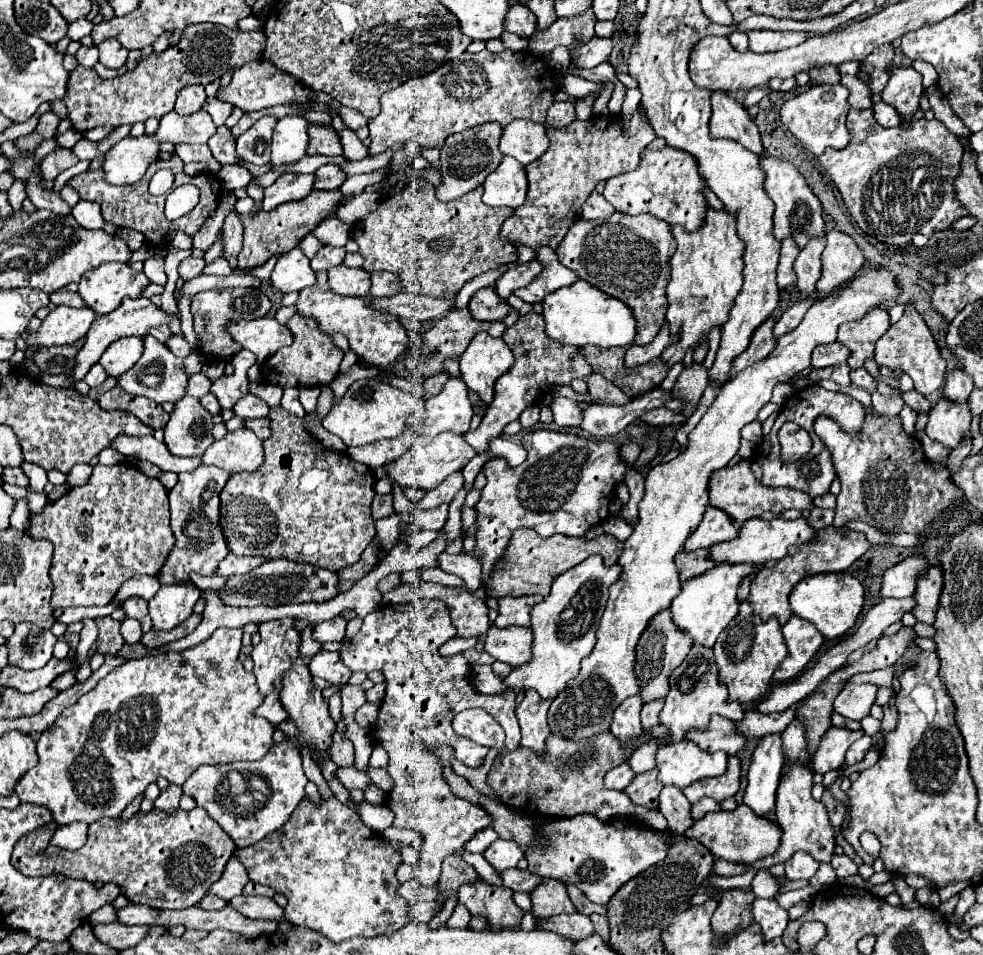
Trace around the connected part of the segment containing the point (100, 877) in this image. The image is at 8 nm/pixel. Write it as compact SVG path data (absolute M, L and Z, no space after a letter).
M201 807L165 815L151 809L145 815L133 815L129 821L99 819L89 825L87 843L77 849L61 849L51 845L57 823L47 823L25 835L13 849L13 865L25 875L63 873L85 881L115 883L125 891L131 903L141 903L153 909L187 909L197 905L207 889L221 879L229 857L235 853L235 843L209 819Z

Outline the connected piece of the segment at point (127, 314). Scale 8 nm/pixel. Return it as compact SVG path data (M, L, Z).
M139 297L139 299L123 299L123 303L111 311L109 315L101 315L97 317L97 321L91 325L89 333L85 335L85 345L83 349L77 353L77 365L73 369L73 379L79 381L85 377L85 373L89 371L91 365L95 365L99 361L99 357L103 355L103 351L117 339L123 339L123 337L145 337L149 333L149 329L153 327L159 327L159 325L167 325L175 319L175 315L171 313L165 313L161 307L153 305L151 299L145 299L145 297Z

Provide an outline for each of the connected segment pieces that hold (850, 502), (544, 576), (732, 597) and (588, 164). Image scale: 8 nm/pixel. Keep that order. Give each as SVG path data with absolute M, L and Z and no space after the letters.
M867 411L861 435L843 433L829 417L819 417L815 421L815 433L831 451L841 481L833 519L835 529L845 529L847 521L865 521L889 535L927 533L931 523L961 495L961 489L949 481L945 467L931 467L921 451L919 439L901 429L899 417L887 419Z
M517 529L511 537L509 549L503 557L503 561L499 563L497 571L493 573L493 577L489 579L489 583L485 583L487 591L491 597L505 597L505 595L549 595L549 587L553 583L553 579L557 575L561 575L563 571L567 571L569 567L585 561L589 555L599 553L603 557L605 567L611 567L617 563L619 555L623 551L623 543L617 541L613 535L599 535L595 539L575 539L575 537L565 537L565 535L553 535L553 537L539 537L533 529Z
M747 563L733 565L733 567L719 565L719 567L713 567L695 579L689 579L687 583L683 583L681 593L673 599L673 603L669 607L677 629L689 633L695 645L713 647L719 633L727 627L727 623L739 611L739 601L737 601L739 583L743 581L745 575L749 575L753 569L759 569L759 567L761 565L747 565Z
M635 111L635 115L621 123L615 115L591 117L587 121L573 121L565 129L549 129L551 141L545 155L525 167L529 179L527 199L513 215L503 223L499 237L507 243L519 243L531 247L557 249L569 227L581 217L581 207L595 185L619 173L633 171L639 165L641 149L657 137L653 127Z

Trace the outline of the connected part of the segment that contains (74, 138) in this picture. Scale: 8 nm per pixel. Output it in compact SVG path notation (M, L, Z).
M69 129L65 135L59 135L59 137L57 137L57 141L61 143L61 147L71 149L71 147L73 147L73 145L75 145L75 143L81 139L81 137L83 137L81 133L77 133L75 129Z

